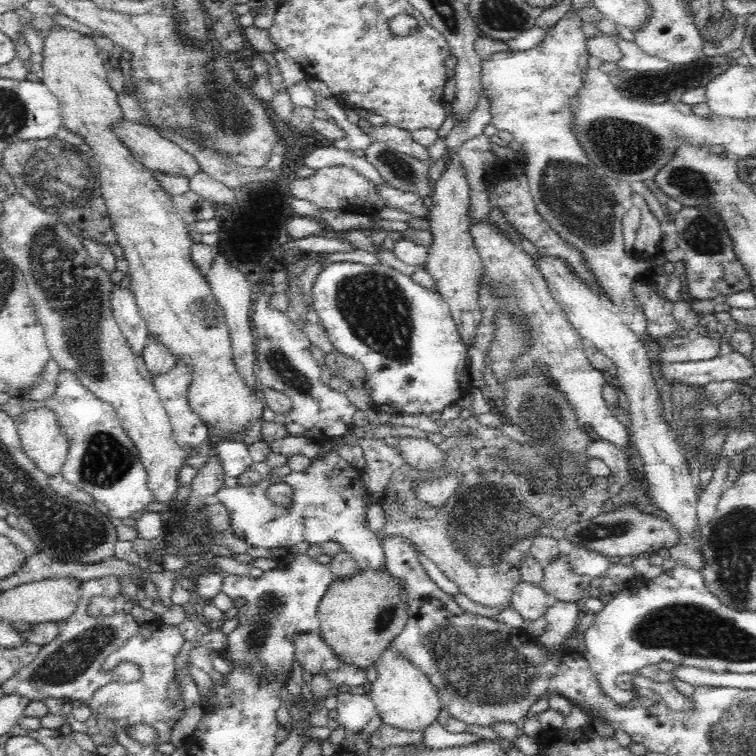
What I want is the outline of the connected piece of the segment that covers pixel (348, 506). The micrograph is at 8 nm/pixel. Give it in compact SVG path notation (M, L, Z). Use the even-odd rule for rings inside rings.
M332 452L324 460L314 458L313 464L305 471L292 472L285 476L270 473L264 480L260 480L258 484L252 484L252 486L222 487L214 496L213 501L224 504L224 508L228 510L228 516L230 516L231 530L240 540L244 540L248 546L254 546L254 548L280 548L280 546L290 547L302 541L309 542L311 545L328 542L340 543L342 548L354 554L359 568L377 569L386 562L385 552L382 541L376 535L376 529L368 528L367 525L368 512L364 506L364 494L366 492L367 487L364 479L362 479L361 471L338 454ZM281 481L285 481L295 489L294 506L288 508L288 510L281 508L281 506L274 506L270 503L270 500L266 499L266 488L270 484L278 484Z

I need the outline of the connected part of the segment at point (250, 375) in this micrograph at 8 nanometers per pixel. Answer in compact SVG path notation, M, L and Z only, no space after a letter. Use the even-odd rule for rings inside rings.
M217 246L218 255L214 258L214 264L209 270L207 277L210 281L210 286L214 297L218 301L218 304L224 309L226 313L226 324L230 329L231 346L233 351L233 359L235 360L236 367L239 368L240 375L251 386L253 390L257 390L258 384L254 371L256 367L255 348L252 334L251 325L251 310L253 306L252 299L252 284L250 284L246 277L243 276L239 270L232 268L228 261L219 252L219 246Z

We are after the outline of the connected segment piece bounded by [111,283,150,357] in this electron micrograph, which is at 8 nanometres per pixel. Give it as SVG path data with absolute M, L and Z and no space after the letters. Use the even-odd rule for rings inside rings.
M114 283L112 288L112 310L116 324L126 338L132 353L142 356L146 345L150 342L147 322L141 317L133 294L127 289Z

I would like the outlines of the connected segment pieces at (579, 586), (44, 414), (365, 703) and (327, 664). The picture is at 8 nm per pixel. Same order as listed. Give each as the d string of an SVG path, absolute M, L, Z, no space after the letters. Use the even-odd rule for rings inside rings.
M566 546L543 565L543 577L540 586L552 593L556 601L577 602L589 588L589 579L582 576L570 565Z
M53 408L28 410L13 418L22 449L48 476L61 472L70 450L70 439Z
M341 689L337 695L337 720L348 733L358 732L370 718L377 715L375 704L368 691L363 695L352 694L350 690Z
M319 629L314 632L294 632L291 641L294 658L298 660L302 669L311 674L325 674L327 670L340 670L346 665L344 658L324 640Z

